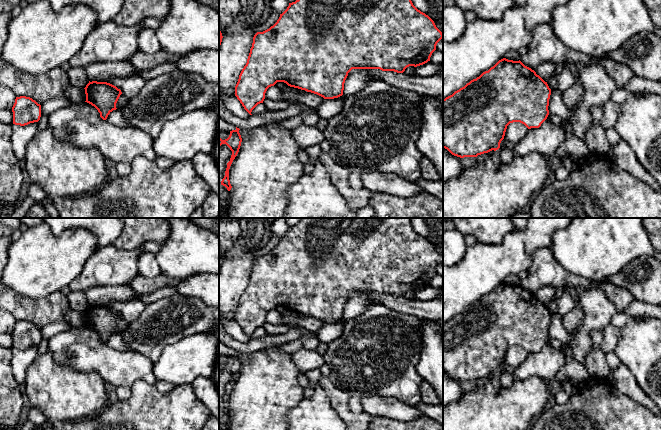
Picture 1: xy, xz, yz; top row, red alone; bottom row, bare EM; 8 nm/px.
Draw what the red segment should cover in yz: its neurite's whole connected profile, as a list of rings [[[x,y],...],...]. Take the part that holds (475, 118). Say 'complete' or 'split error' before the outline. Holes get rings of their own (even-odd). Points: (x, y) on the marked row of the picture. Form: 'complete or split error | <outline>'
complete | [[[503,58],[443,99],[443,148],[460,158],[496,151],[510,123],[520,122],[528,129],[541,126],[549,115],[550,95],[547,82],[534,70],[520,60]]]

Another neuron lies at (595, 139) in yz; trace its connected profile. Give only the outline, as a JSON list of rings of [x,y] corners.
[[[595,123],[593,127],[585,133],[583,141],[594,154],[605,155],[612,151],[606,137],[606,130],[599,123]]]

